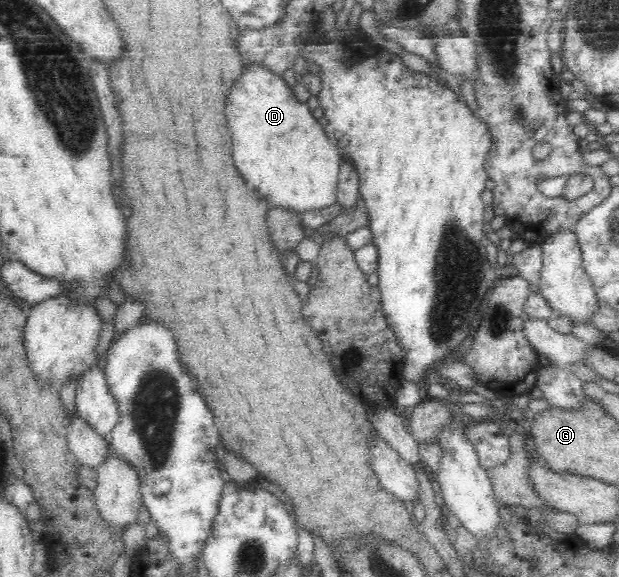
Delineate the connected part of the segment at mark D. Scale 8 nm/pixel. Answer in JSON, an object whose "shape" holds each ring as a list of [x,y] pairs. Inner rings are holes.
{"shape":[[[252,63],[248,70],[244,70],[242,78],[238,78],[238,82],[234,84],[234,90],[230,92],[230,96],[226,98],[226,116],[228,116],[228,122],[230,122],[230,132],[232,132],[232,146],[234,146],[234,162],[236,162],[236,168],[238,172],[242,174],[242,178],[246,182],[250,182],[264,198],[268,201],[268,206],[280,209],[288,209],[296,213],[305,213],[308,211],[321,210],[332,204],[336,203],[337,188],[339,181],[339,172],[341,165],[340,151],[338,151],[337,142],[334,139],[330,140],[326,137],[324,129],[317,120],[312,117],[310,110],[305,102],[298,101],[292,94],[292,89],[286,85],[286,82],[282,77],[270,73],[266,67],[258,65],[258,63]]]}

